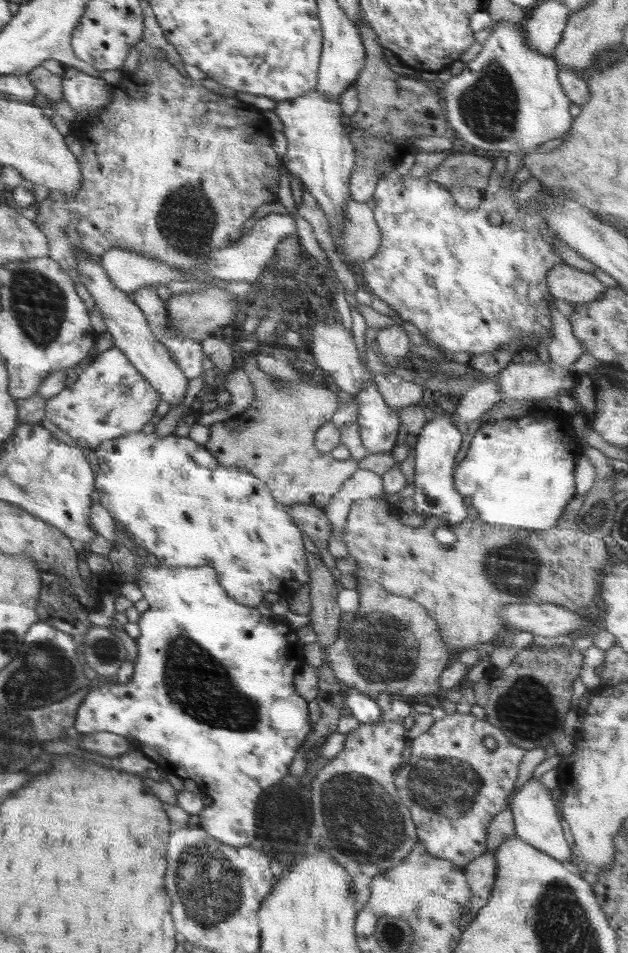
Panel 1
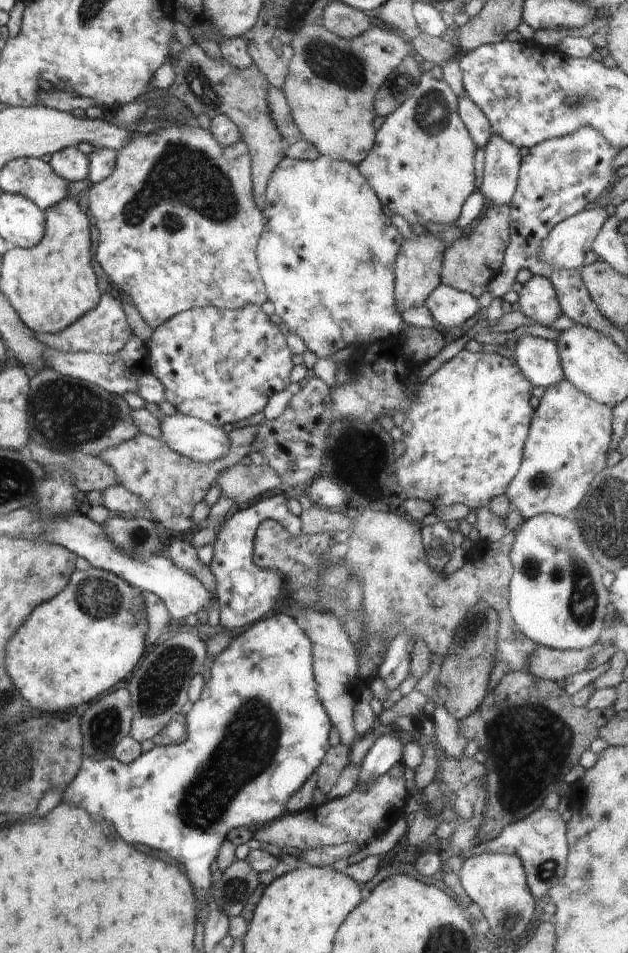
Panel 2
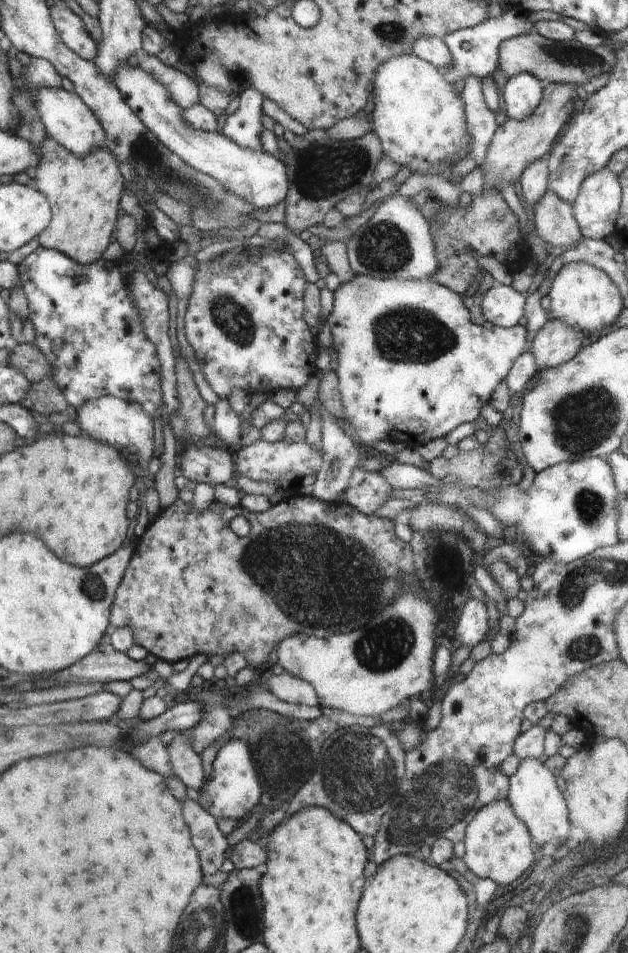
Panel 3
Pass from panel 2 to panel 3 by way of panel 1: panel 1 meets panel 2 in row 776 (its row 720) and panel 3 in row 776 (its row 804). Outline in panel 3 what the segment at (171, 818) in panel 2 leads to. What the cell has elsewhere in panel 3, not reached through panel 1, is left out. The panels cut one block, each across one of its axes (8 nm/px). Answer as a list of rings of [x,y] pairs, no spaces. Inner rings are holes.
[[[232,740],[220,748],[213,761],[212,774],[208,787],[199,793],[196,802],[209,812],[215,819],[232,818],[243,822],[252,812],[258,809],[258,801],[263,793],[257,779],[257,774],[252,768],[252,760],[248,754],[248,746],[240,740]]]

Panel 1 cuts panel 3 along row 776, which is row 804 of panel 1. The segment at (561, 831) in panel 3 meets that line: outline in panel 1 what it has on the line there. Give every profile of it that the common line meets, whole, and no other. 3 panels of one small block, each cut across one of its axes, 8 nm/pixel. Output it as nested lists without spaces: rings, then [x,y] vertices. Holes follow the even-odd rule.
[[[532,777],[517,790],[517,793],[513,794],[511,800],[515,834],[528,845],[535,846],[543,853],[567,864],[572,856],[572,850],[564,838],[562,825],[560,825],[561,820],[556,815],[556,806],[554,806],[552,795],[550,795],[550,789],[540,779]]]

